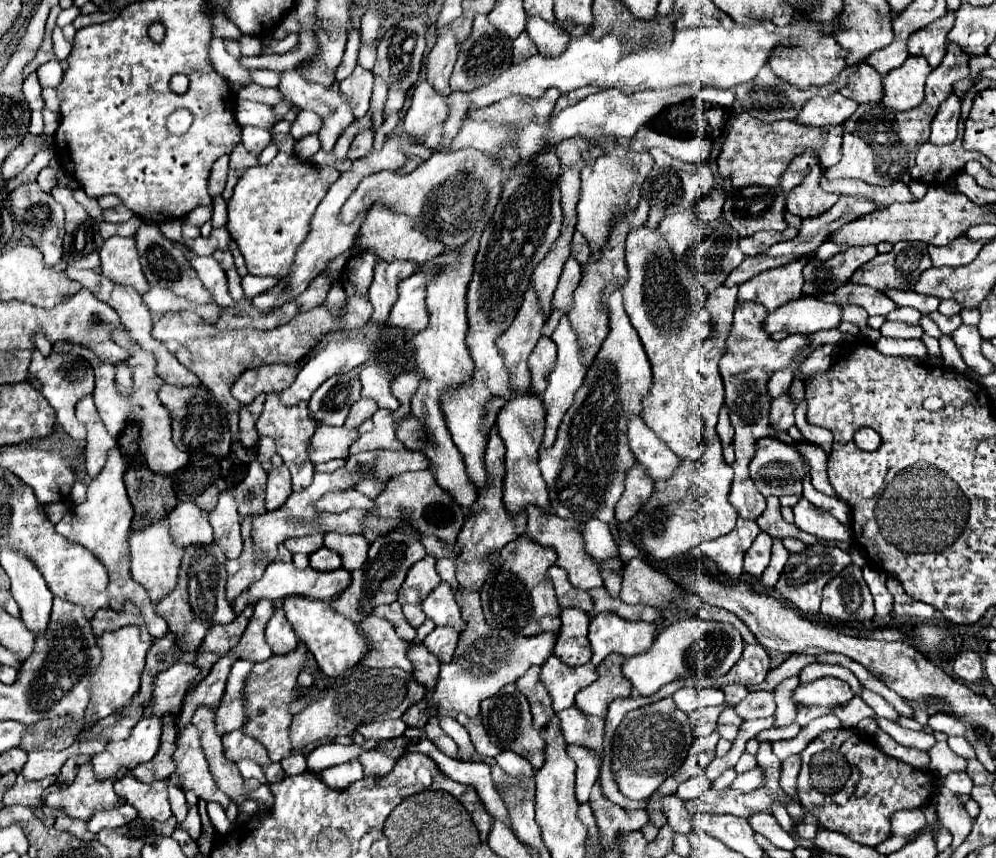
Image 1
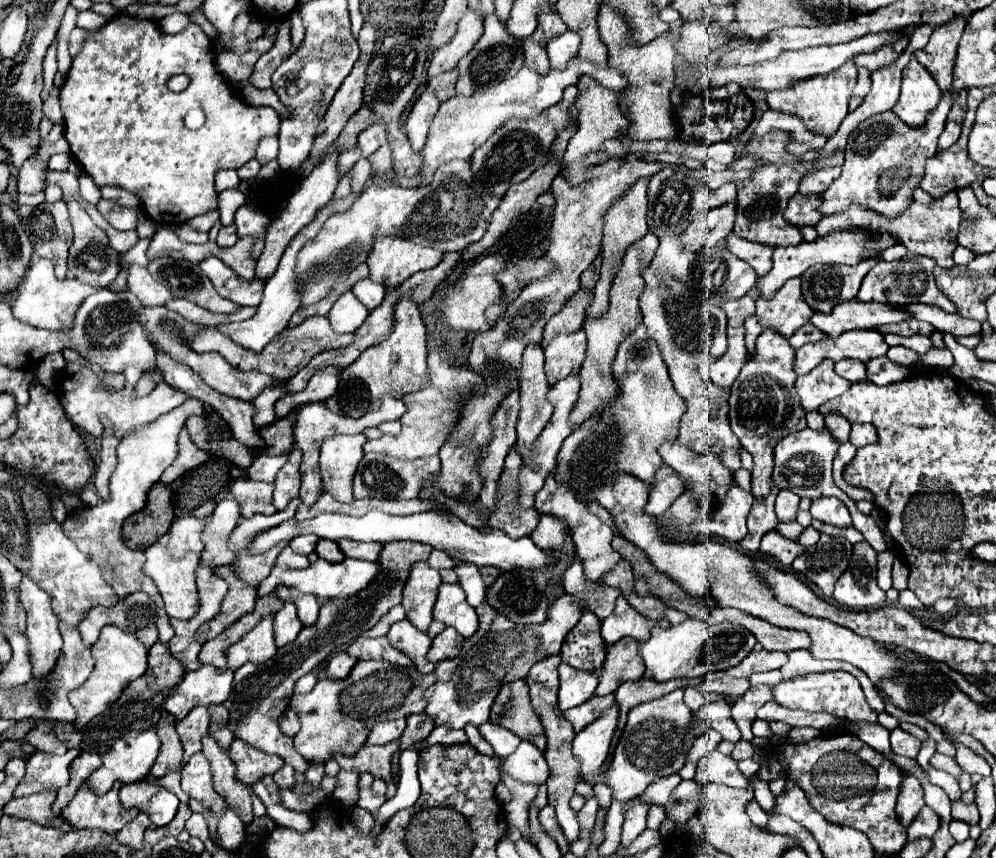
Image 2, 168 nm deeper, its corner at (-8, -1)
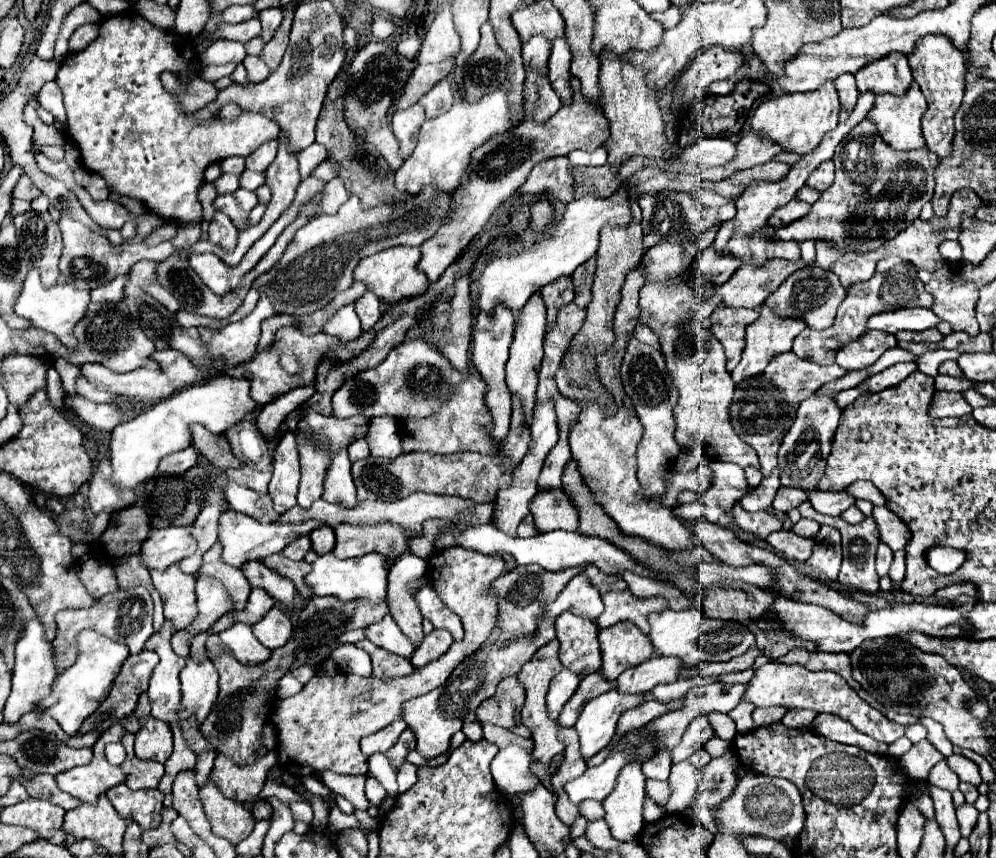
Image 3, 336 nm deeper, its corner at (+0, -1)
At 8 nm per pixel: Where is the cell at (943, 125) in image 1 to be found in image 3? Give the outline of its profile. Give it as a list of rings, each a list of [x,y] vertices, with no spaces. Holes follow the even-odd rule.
[[[925,36],[925,40],[917,42],[917,52],[909,56],[909,66],[913,70],[913,80],[917,80],[929,108],[923,116],[923,138],[927,148],[945,158],[951,154],[951,140],[953,140],[953,116],[963,100],[965,90],[965,58],[953,44],[949,44],[947,36]]]

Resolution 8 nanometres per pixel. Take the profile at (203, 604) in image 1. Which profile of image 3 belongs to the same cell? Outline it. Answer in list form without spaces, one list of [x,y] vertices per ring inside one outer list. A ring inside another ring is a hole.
[[[165,622],[165,628],[155,632],[145,648],[157,652],[159,664],[151,676],[149,684],[149,700],[151,700],[151,714],[163,722],[177,720],[177,712],[181,710],[181,686],[179,686],[179,672],[185,668],[185,658],[177,656],[171,650],[171,636],[175,634],[173,624]]]

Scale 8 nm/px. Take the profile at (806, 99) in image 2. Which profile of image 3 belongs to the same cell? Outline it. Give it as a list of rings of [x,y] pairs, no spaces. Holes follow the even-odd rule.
[[[827,80],[819,90],[805,92],[801,94],[801,98],[797,98],[797,94],[781,94],[769,98],[767,102],[757,106],[751,122],[755,130],[761,130],[765,136],[781,144],[787,152],[805,154],[821,142],[825,132],[837,126],[837,118],[839,118],[837,90],[833,86],[833,80]]]

